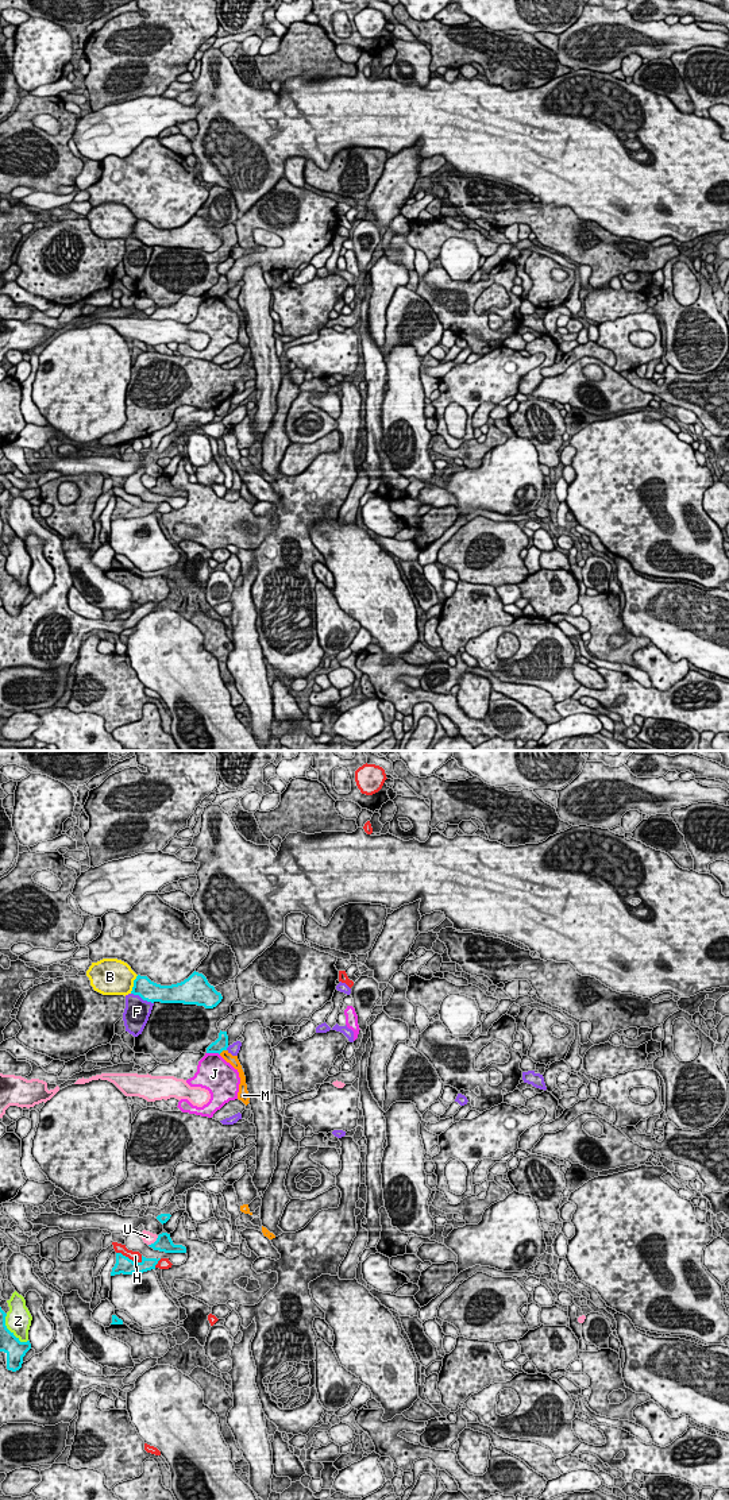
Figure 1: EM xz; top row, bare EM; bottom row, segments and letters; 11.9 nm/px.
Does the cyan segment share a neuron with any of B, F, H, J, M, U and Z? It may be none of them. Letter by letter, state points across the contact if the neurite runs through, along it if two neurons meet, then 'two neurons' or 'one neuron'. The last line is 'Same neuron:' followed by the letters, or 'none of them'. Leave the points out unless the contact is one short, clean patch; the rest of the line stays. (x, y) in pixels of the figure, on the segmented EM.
B: two neurons
F: two neurons
H: two neurons
J: two neurons
M: border along xz (226, 1049), (219, 1053); two neurons
U: two neurons
Z: two neurons
Same neuron: none of them

